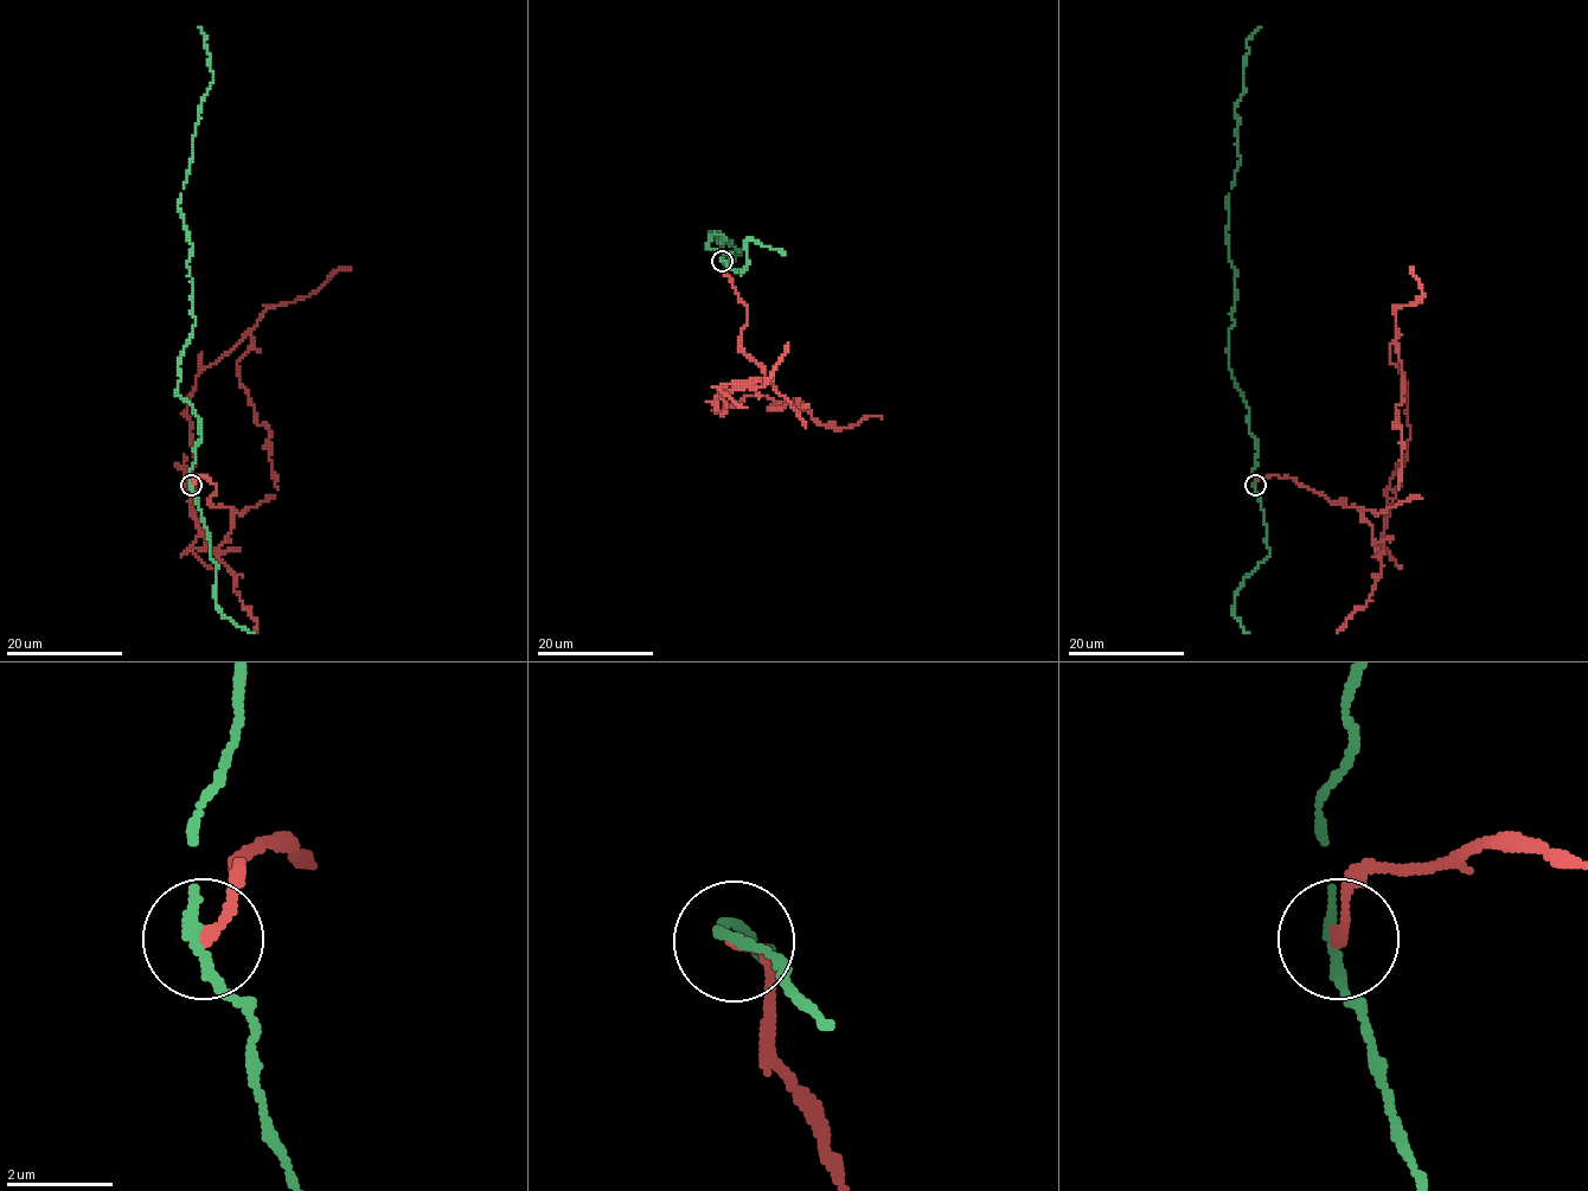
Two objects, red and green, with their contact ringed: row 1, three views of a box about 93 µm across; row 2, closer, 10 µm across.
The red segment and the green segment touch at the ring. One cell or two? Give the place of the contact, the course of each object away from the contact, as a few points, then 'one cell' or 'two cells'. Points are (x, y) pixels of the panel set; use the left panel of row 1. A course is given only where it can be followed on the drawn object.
at (191, 485); red runs (190, 486), (206, 476), (230, 508), (215, 550), (186, 405), (249, 333), (237, 373), (277, 490); green runs (190, 486), (200, 420), (175, 392), (194, 319), (192, 243), (179, 199), (212, 81), (199, 26); two cells

